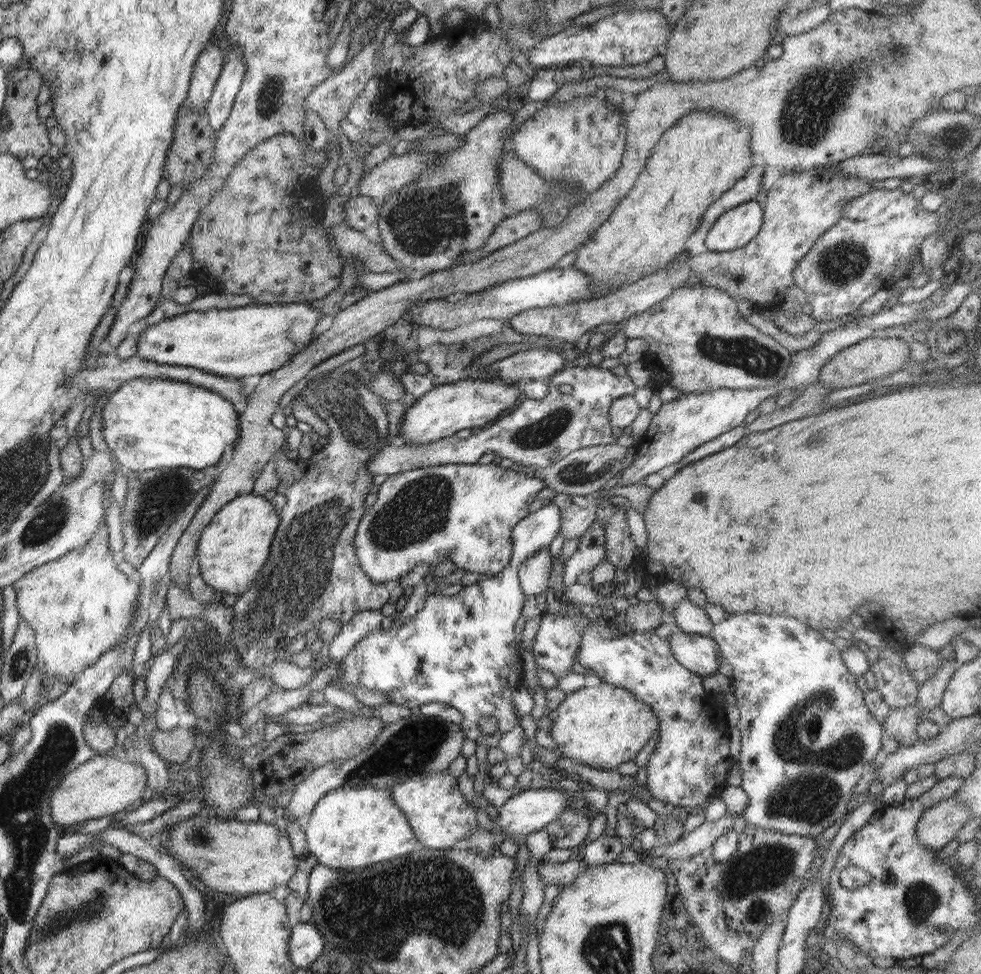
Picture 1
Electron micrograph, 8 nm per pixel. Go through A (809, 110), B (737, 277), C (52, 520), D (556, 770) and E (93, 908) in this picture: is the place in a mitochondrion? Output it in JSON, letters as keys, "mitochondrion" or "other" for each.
{"A":"mitochondrion","B":"mitochondrion","C":"mitochondrion","D":"other","E":"mitochondrion"}

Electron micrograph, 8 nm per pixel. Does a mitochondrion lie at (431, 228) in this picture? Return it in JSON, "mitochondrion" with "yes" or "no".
{"mitochondrion":"yes"}

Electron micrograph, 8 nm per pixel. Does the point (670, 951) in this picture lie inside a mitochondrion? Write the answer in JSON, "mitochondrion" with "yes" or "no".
{"mitochondrion":"no"}

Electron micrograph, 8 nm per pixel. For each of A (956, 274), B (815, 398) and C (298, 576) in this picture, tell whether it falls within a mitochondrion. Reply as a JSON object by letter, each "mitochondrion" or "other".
{"A":"other","B":"other","C":"mitochondrion"}

